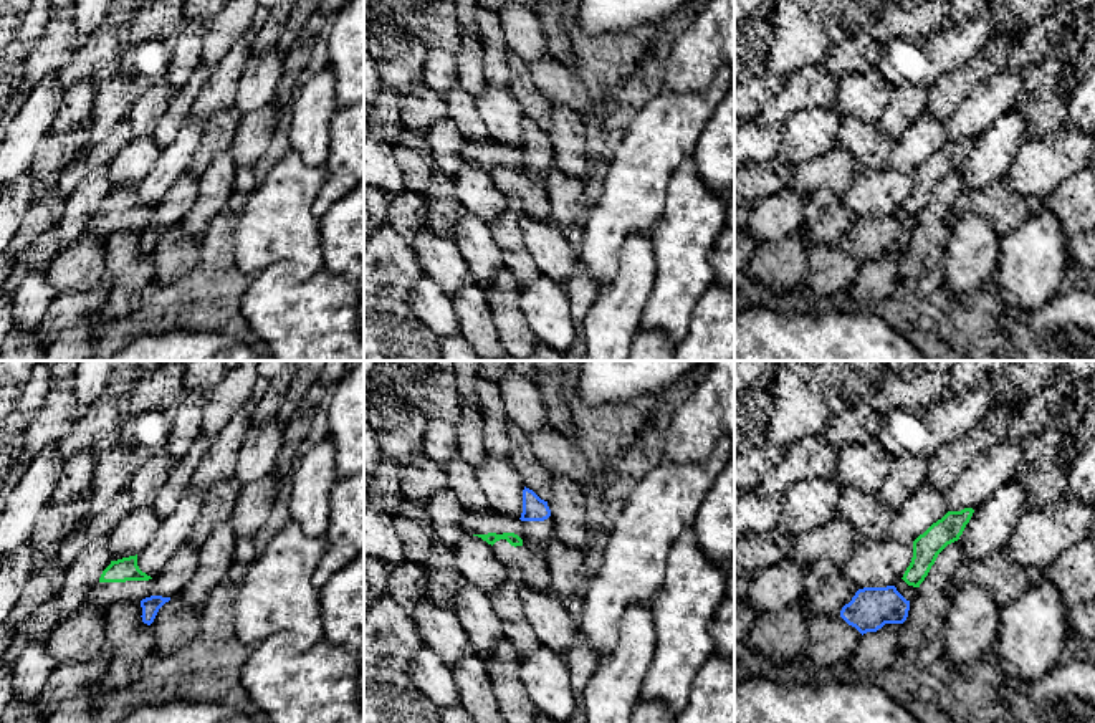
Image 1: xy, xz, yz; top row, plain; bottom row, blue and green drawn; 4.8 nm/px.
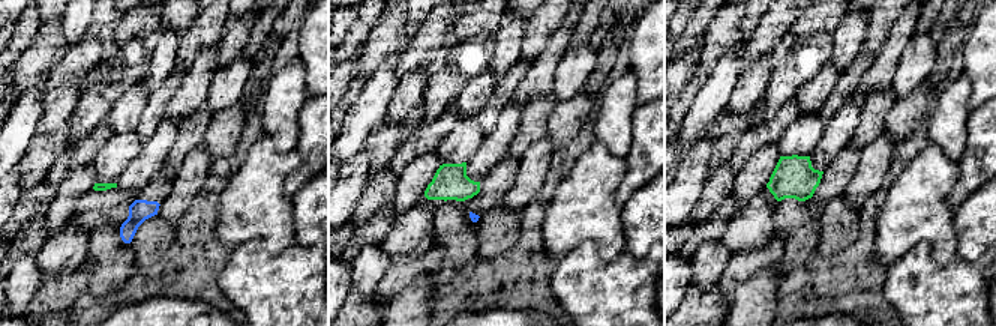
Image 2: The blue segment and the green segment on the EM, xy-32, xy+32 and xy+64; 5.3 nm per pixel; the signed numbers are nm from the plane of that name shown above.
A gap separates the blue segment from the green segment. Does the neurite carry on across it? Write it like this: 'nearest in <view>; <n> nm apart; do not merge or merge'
nearest in yz; 60 nm apart; do not merge

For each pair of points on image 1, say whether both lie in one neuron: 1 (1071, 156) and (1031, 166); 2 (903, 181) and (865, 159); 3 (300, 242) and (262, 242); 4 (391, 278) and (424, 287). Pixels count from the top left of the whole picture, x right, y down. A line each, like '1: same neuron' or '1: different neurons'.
1: same neuron
2: different neurons
3: same neuron
4: different neurons

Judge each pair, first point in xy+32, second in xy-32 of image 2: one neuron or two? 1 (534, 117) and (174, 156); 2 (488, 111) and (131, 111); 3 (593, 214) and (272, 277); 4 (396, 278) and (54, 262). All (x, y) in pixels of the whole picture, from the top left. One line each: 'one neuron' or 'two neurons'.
1: one neuron
2: two neurons
3: two neurons
4: two neurons

